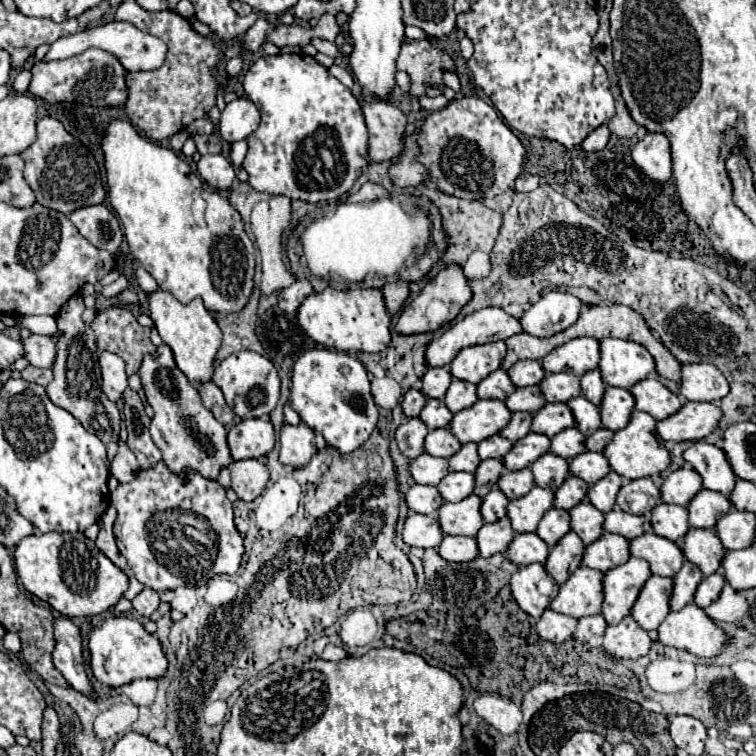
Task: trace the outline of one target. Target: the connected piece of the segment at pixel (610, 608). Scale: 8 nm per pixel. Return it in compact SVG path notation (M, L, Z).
M631 557L627 563L609 569L603 575L603 607L601 615L605 621L619 623L629 615L643 583L651 575L649 563L645 559Z

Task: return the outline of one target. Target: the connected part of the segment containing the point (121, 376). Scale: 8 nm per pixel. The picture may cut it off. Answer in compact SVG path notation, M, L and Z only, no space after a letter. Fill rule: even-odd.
M101 353L99 357L101 363L101 373L103 373L103 383L101 389L109 397L109 401L117 403L127 389L127 373L125 373L125 363L119 355L115 353Z

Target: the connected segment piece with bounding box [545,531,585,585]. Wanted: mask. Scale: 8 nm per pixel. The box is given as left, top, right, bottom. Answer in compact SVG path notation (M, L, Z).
M569 531L563 539L559 539L559 543L549 551L549 557L545 561L545 571L561 585L569 579L569 575L581 565L581 557L583 557L583 543L581 539Z

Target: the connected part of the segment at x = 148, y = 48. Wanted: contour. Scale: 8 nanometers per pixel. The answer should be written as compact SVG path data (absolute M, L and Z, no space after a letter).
M111 21L111 23L105 23L105 25L97 25L97 27L91 27L91 29L83 29L83 31L75 33L75 35L57 39L51 45L45 61L67 59L67 57L73 57L73 55L83 53L89 47L99 47L99 49L105 49L105 51L113 53L127 71L155 71L157 67L161 67L161 63L165 61L165 55L167 55L167 45L159 37L153 37L153 35L149 35L145 31L139 31L131 23Z

